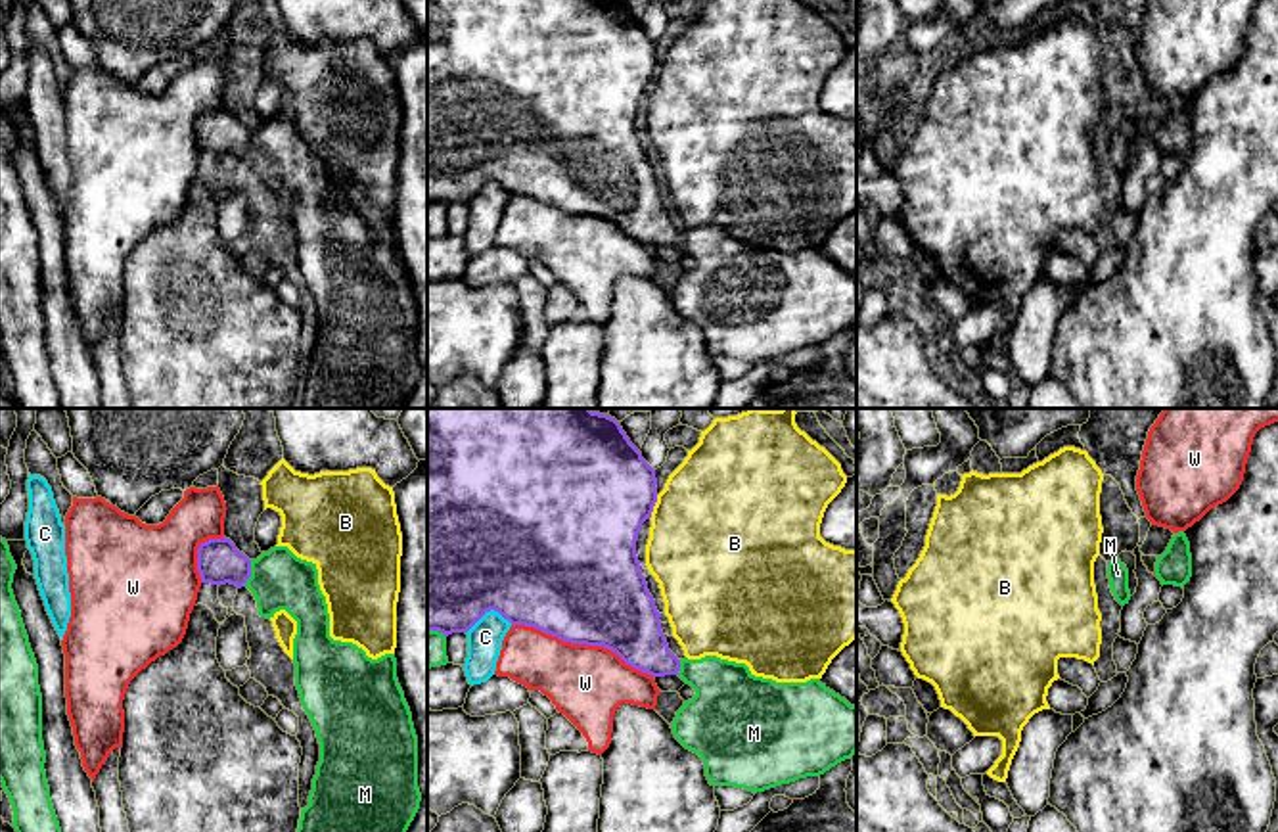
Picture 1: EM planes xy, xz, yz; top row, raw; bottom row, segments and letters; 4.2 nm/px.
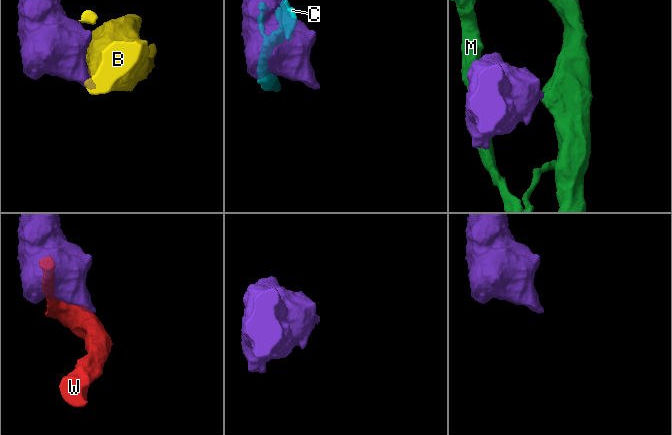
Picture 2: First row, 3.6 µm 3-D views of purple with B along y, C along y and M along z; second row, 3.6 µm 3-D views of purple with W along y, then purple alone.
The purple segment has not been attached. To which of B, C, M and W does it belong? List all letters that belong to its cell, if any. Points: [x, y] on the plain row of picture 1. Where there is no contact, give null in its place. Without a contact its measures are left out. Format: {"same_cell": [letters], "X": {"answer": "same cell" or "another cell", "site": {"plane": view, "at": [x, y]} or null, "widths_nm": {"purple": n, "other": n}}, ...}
{"same_cell": ["M"], "B": {"answer": "another cell", "site": {"plane": "xz", "at": [652, 77]}, "widths_nm": {"purple": 480, "other": 480}}, "C": {"answer": "another cell", "site": {"plane": "xz", "at": [489, 181]}, "widths_nm": {"purple": 500, "other": 150}}, "M": {"answer": "same cell", "site": {"plane": "xy", "at": [250, 144]}, "widths_nm": {"purple": 190, "other": 240}}, "W": {"answer": "another cell", "site": {"plane": "xz", "at": [583, 213]}, "widths_nm": {"purple": 500, "other": 320}}}

